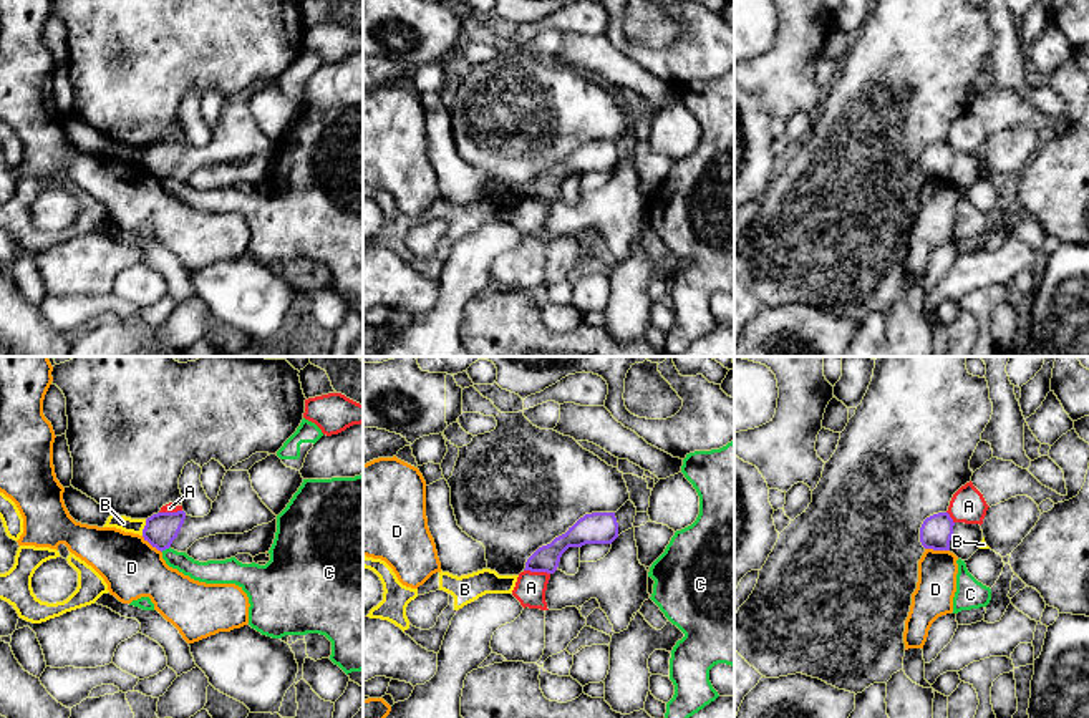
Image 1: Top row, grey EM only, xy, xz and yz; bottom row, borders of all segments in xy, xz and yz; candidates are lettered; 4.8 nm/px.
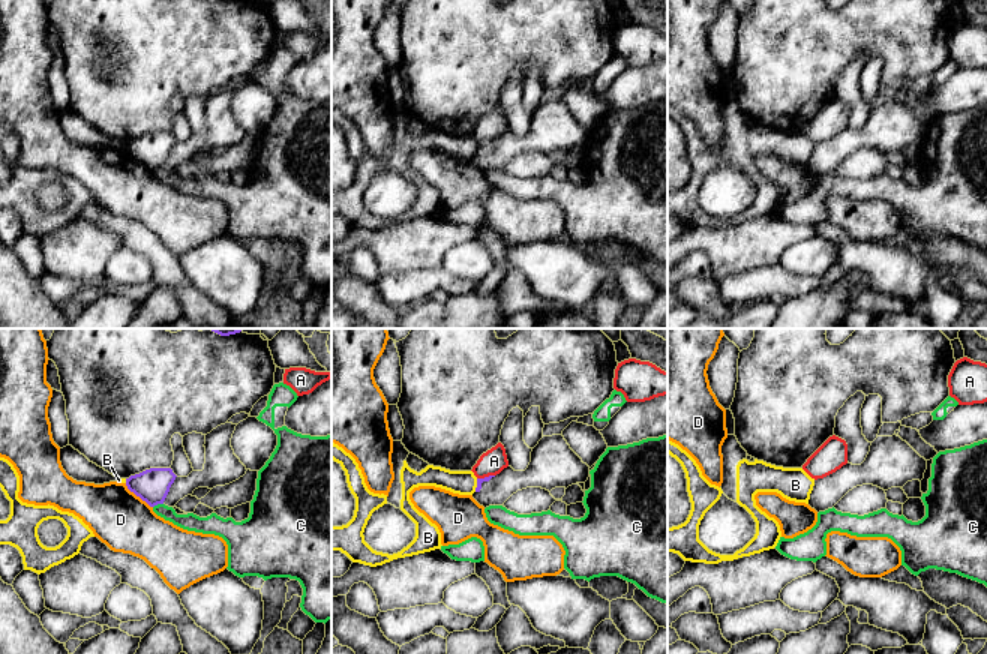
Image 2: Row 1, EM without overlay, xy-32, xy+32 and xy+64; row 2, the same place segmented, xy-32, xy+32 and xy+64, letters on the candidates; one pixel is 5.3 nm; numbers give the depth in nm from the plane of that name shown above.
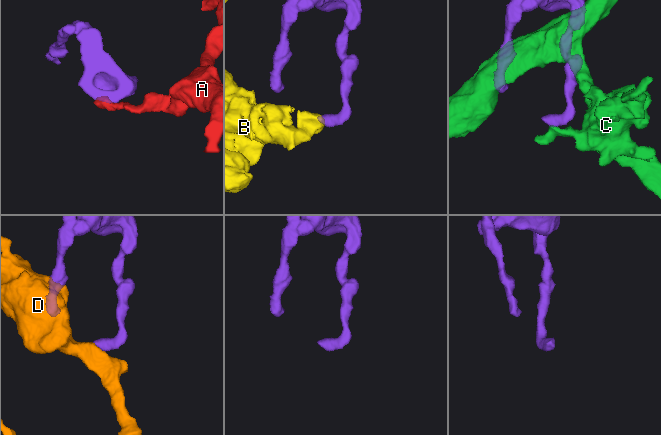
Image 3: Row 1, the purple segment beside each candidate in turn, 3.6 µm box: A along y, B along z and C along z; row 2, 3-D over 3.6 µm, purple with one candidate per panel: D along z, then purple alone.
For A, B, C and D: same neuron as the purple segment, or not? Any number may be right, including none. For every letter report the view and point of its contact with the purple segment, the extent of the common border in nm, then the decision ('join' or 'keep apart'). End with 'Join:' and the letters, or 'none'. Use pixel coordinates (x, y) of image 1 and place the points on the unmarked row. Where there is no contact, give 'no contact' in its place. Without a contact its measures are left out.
A: xz (537, 199) | 130 nm | keep apart
B: xy (145, 156) | 80 nm | keep apart
C: xy (164, 178) | 50 nm | keep apart
D: yz (937, 178) | 120 nm | keep apart
Join: none

